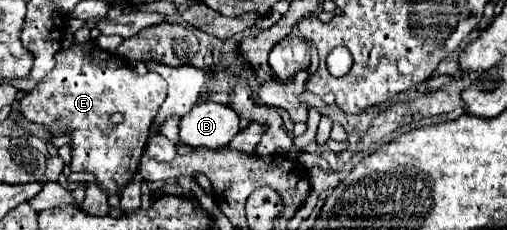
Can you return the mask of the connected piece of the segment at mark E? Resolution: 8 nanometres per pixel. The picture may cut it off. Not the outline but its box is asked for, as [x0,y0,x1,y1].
[20,42,166,196]

